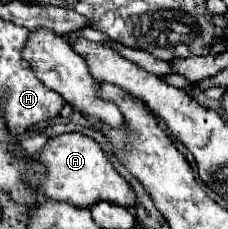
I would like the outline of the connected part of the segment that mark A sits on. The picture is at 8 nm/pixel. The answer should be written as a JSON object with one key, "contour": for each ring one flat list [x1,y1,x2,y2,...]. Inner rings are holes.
{"contour":[[75,132,75,134,61,134,51,138,35,160,47,166,47,172,41,174,41,178,33,178,33,184,47,198,67,202,77,208,91,208,103,200,125,208,137,206,137,194,131,188,131,184,113,168,103,146,85,134]]}

